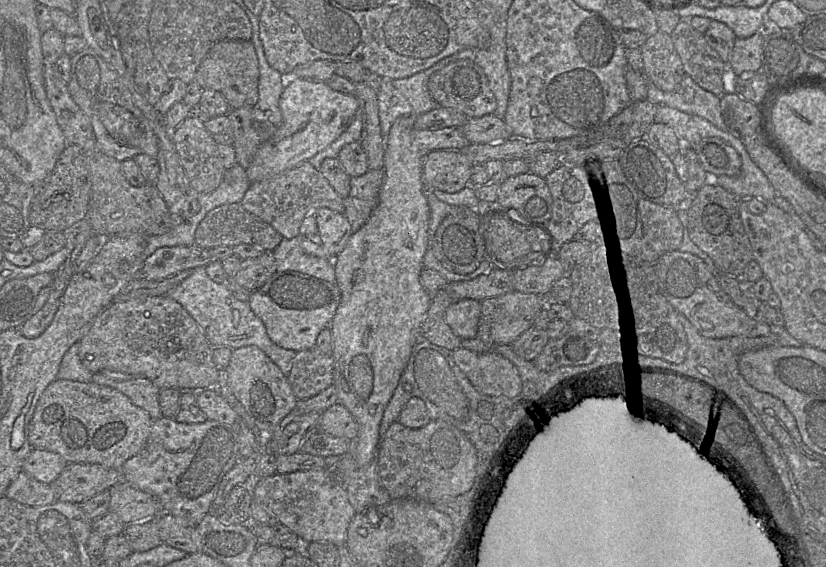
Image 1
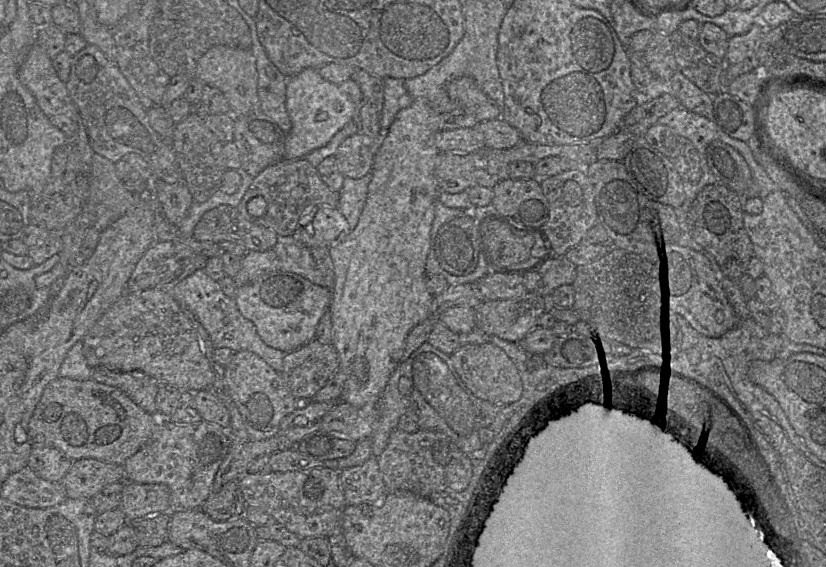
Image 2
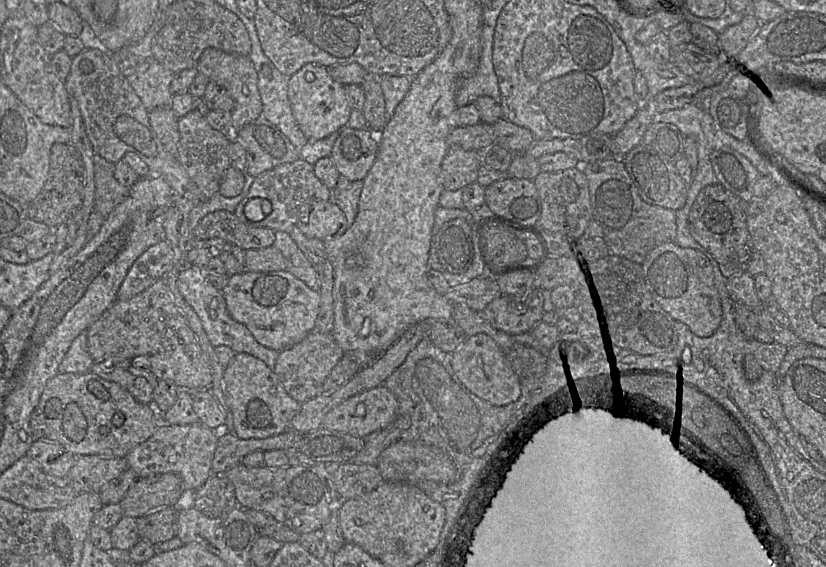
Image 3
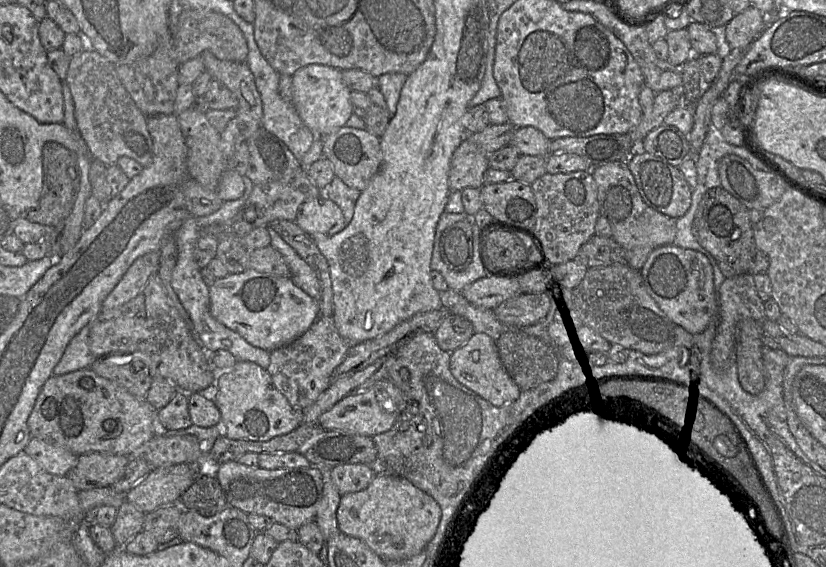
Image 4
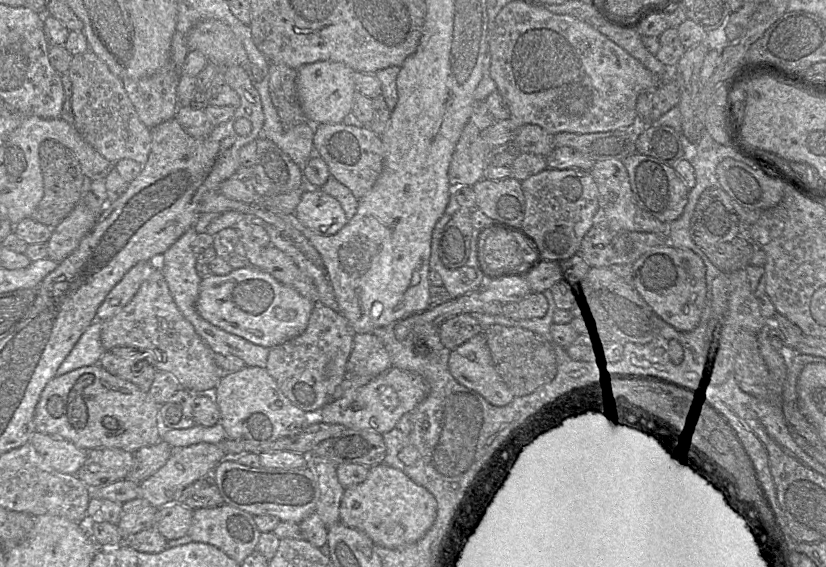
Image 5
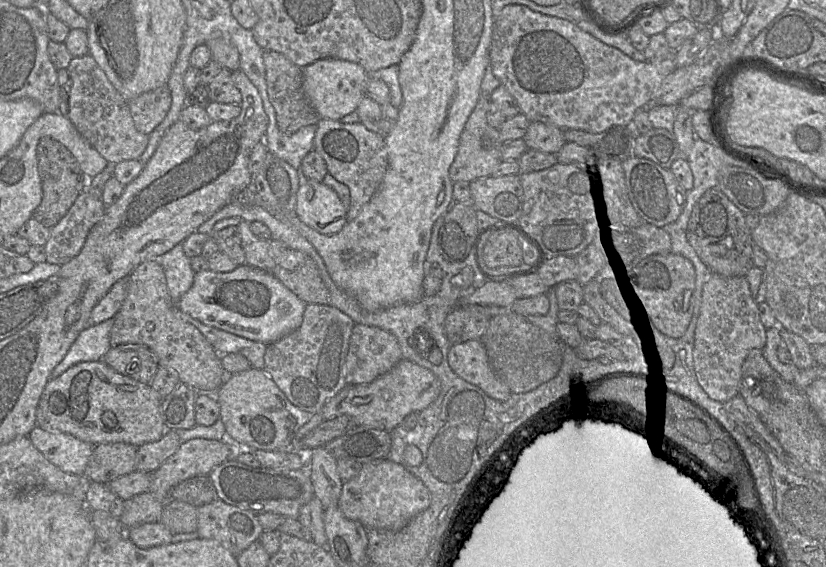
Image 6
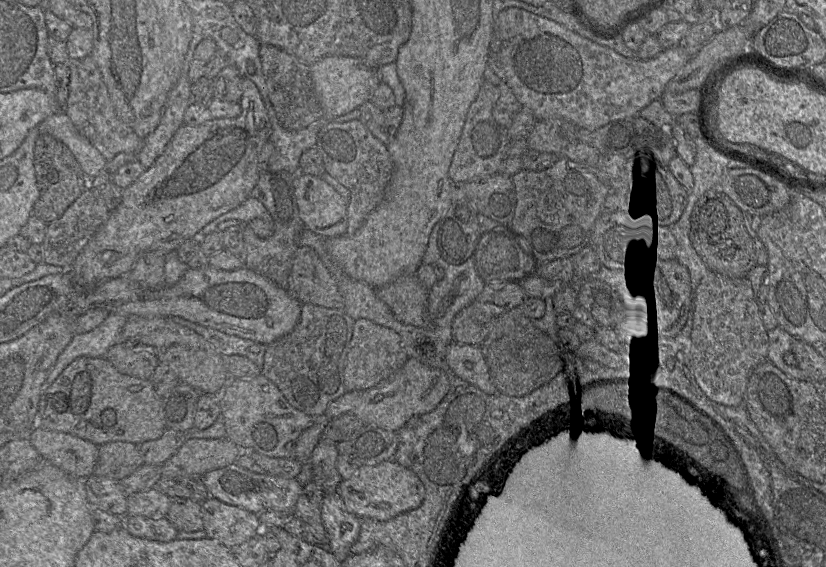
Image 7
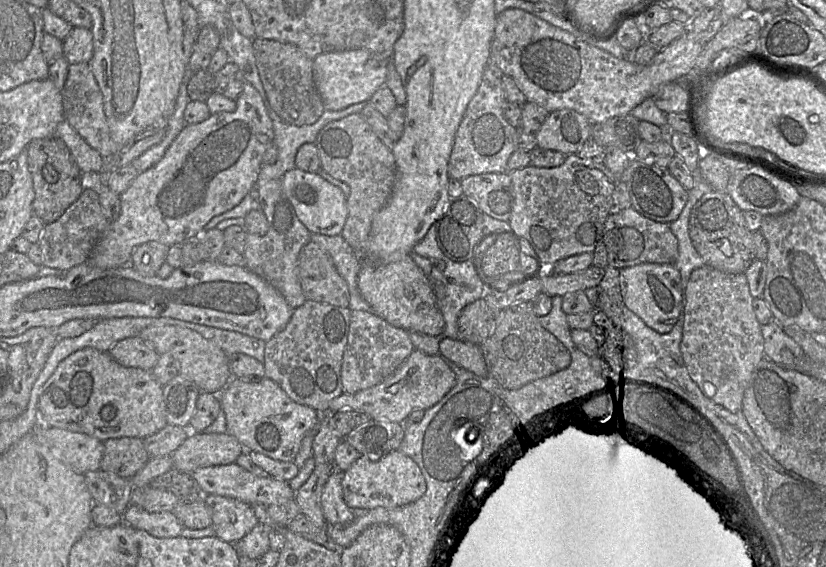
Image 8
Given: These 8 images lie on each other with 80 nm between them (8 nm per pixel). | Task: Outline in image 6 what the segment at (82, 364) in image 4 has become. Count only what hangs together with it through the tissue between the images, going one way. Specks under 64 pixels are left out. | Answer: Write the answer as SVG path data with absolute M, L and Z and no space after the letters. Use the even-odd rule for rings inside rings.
M108 319L99 324L89 324L84 328L63 360L54 368L51 379L57 378L77 363L103 359L103 356L112 347L110 343L112 325L113 319Z

